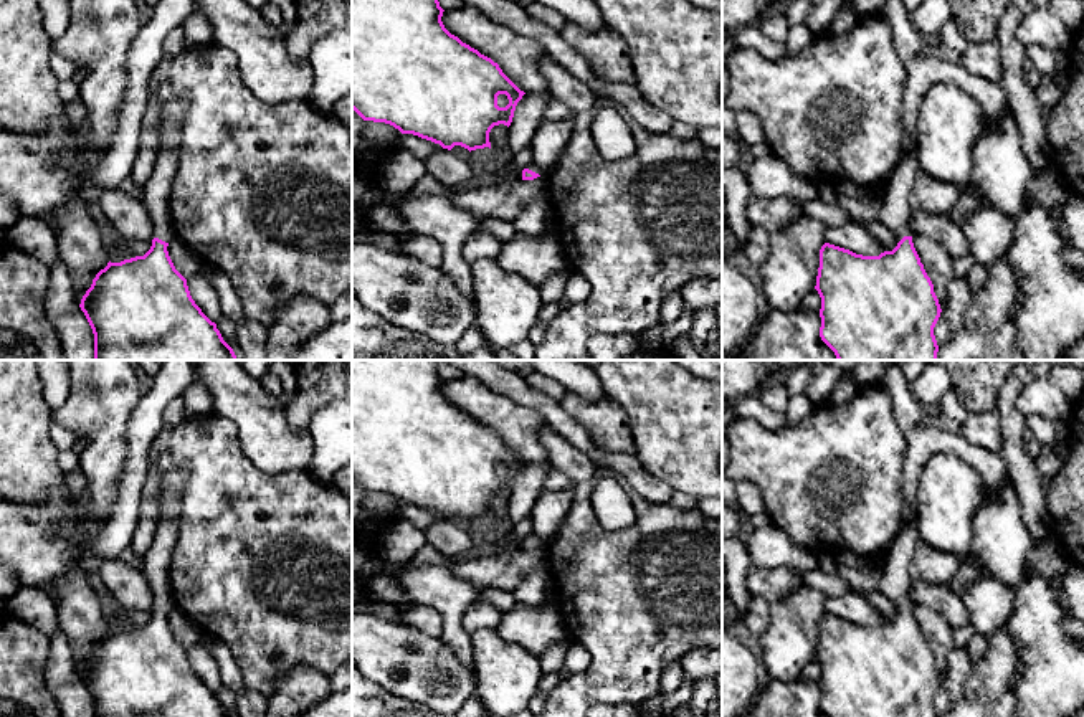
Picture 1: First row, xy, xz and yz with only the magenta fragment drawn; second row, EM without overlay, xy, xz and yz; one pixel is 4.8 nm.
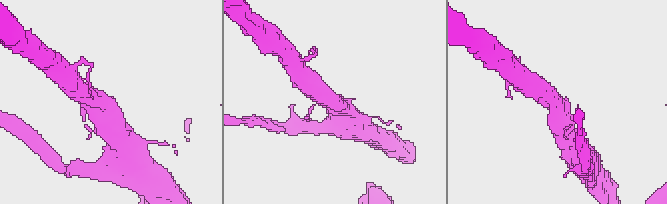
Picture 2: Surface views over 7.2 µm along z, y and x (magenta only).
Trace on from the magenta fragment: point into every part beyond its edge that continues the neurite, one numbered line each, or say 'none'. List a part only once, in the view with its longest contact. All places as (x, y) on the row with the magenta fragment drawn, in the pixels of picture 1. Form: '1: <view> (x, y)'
1: xy (156, 190)

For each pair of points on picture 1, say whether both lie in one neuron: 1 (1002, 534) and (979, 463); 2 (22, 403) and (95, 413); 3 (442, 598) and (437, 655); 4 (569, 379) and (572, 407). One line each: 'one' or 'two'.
1: two
2: two
3: two
4: two

